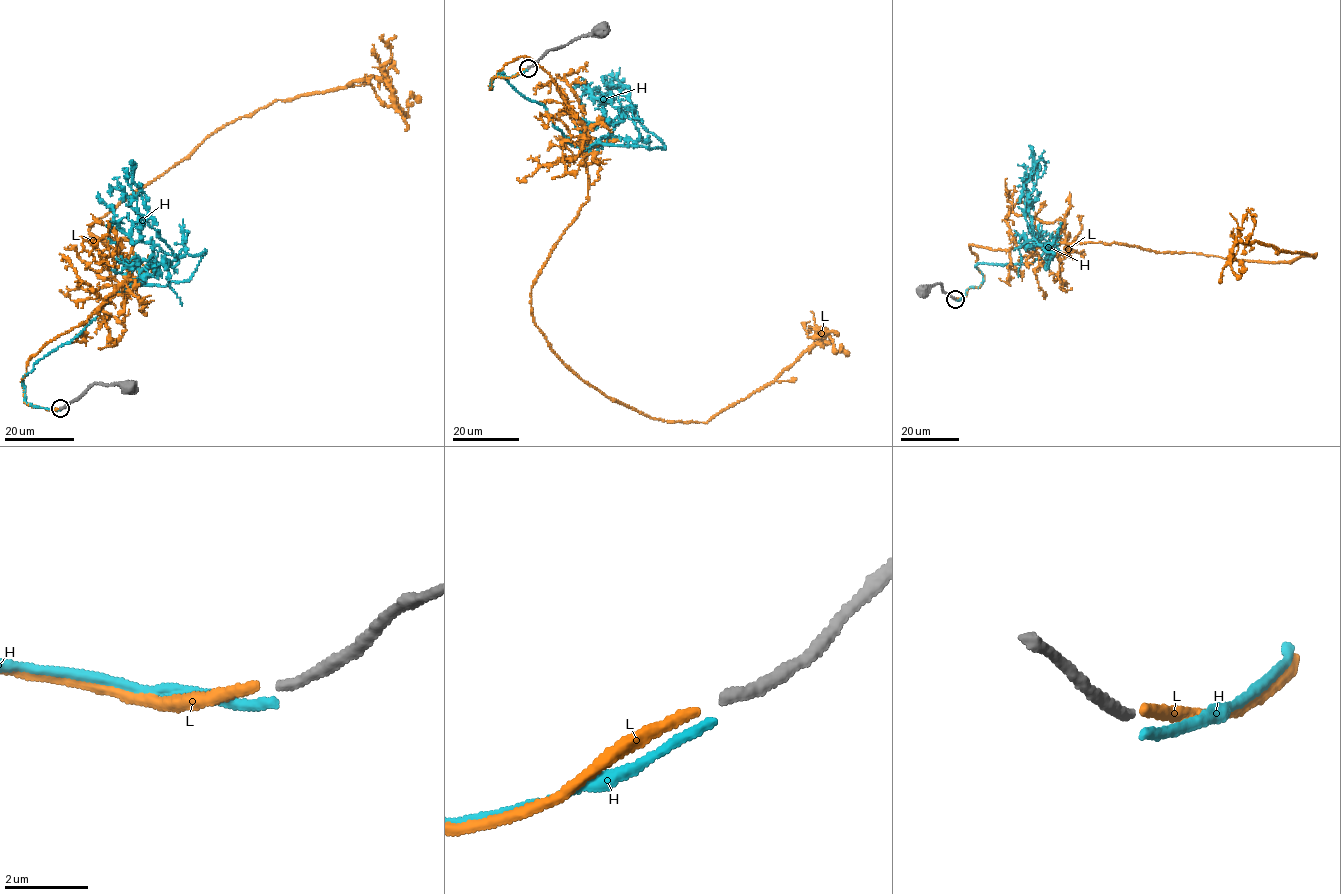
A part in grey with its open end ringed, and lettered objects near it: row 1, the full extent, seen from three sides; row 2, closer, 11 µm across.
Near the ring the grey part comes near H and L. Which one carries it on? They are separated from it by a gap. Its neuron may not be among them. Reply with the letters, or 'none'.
L

